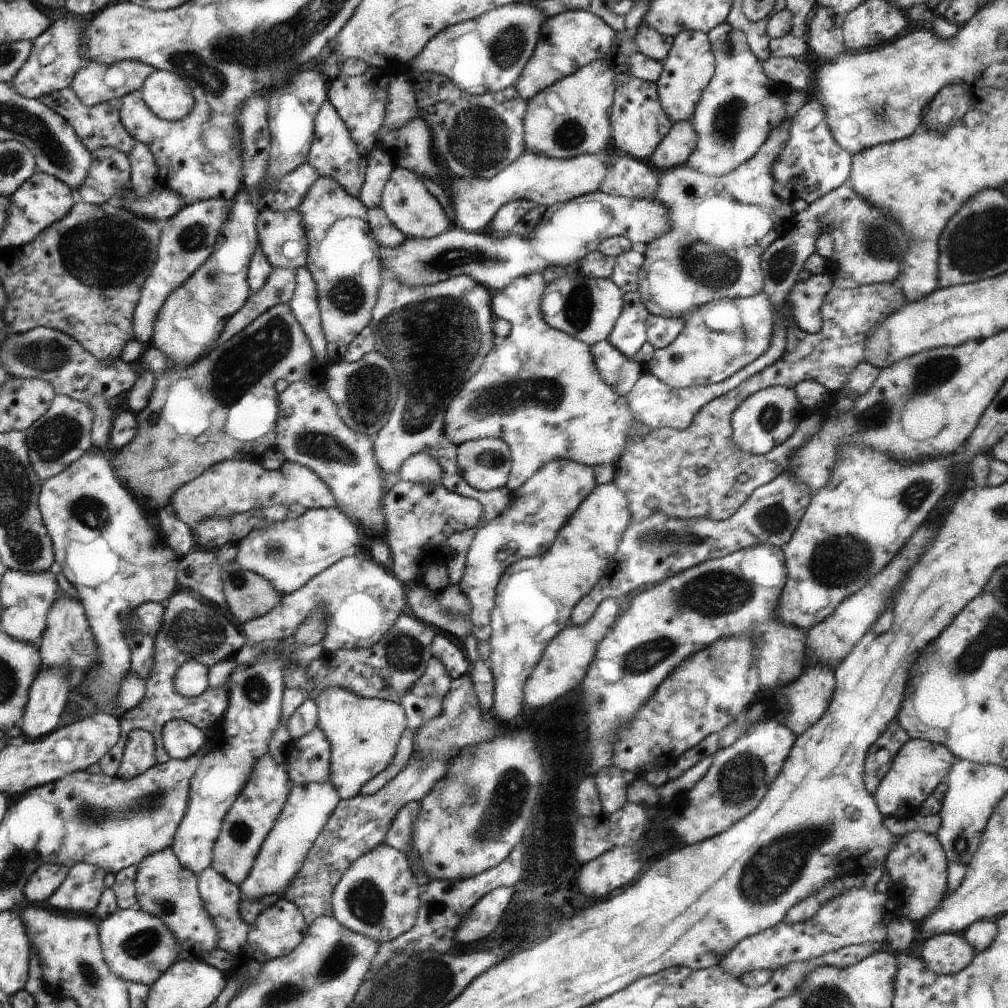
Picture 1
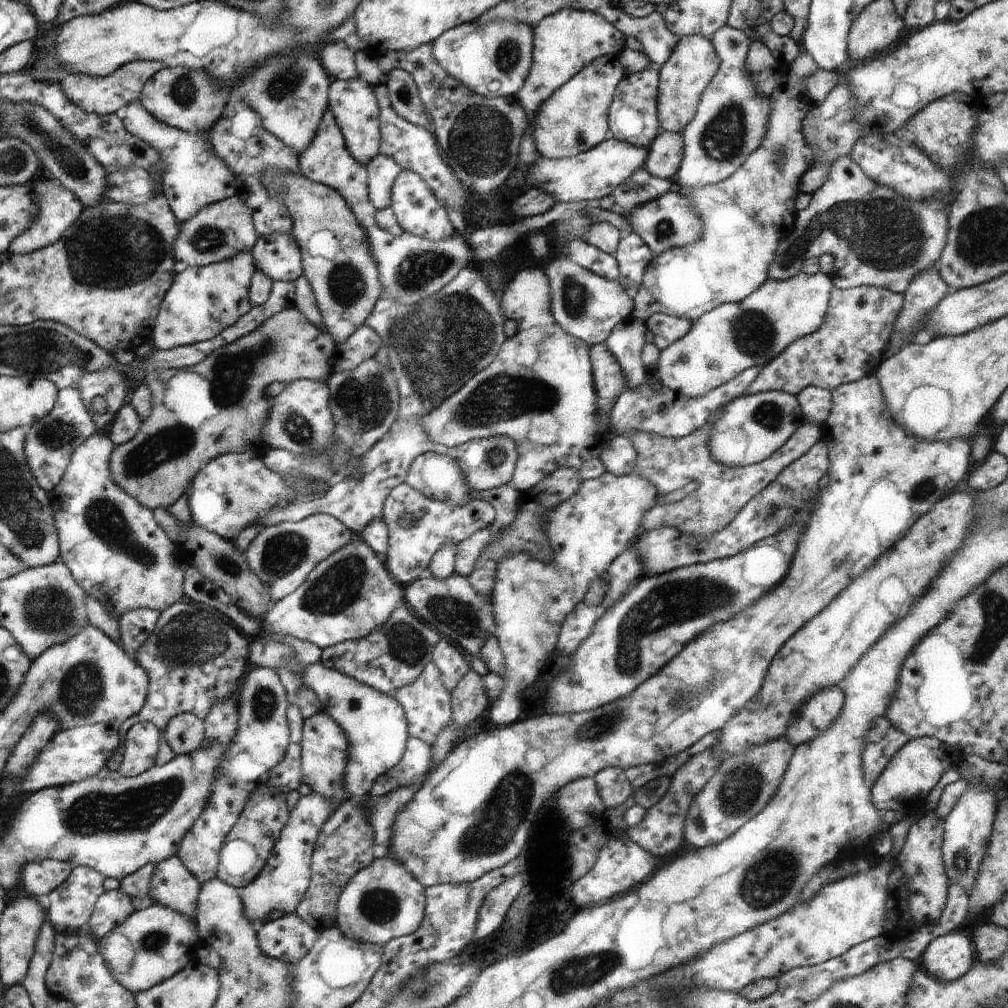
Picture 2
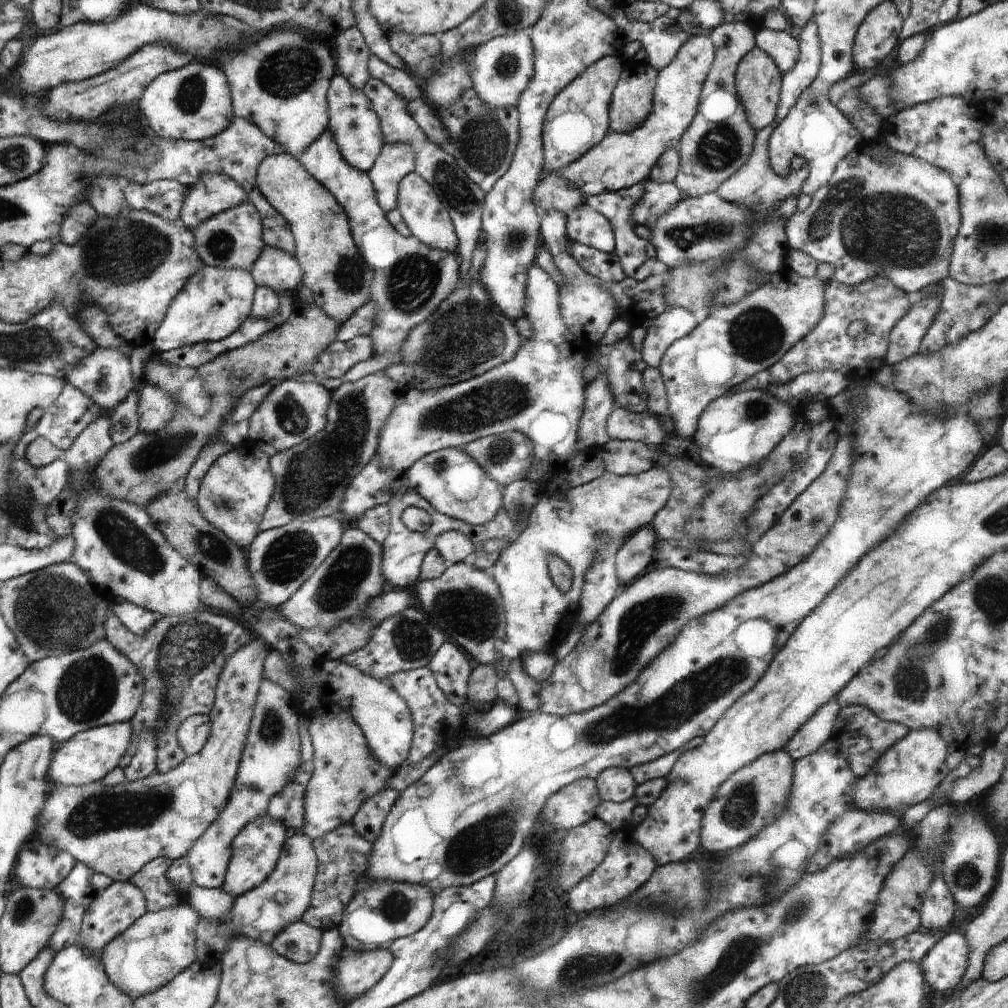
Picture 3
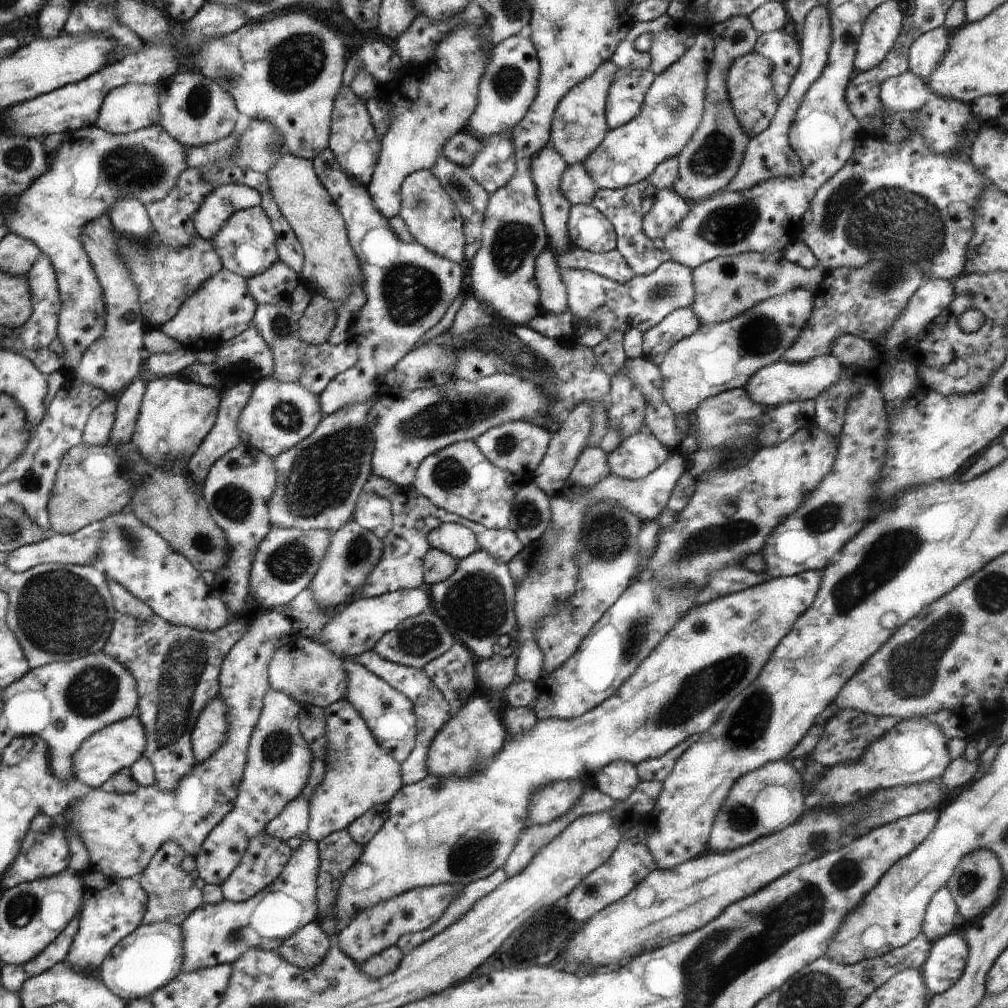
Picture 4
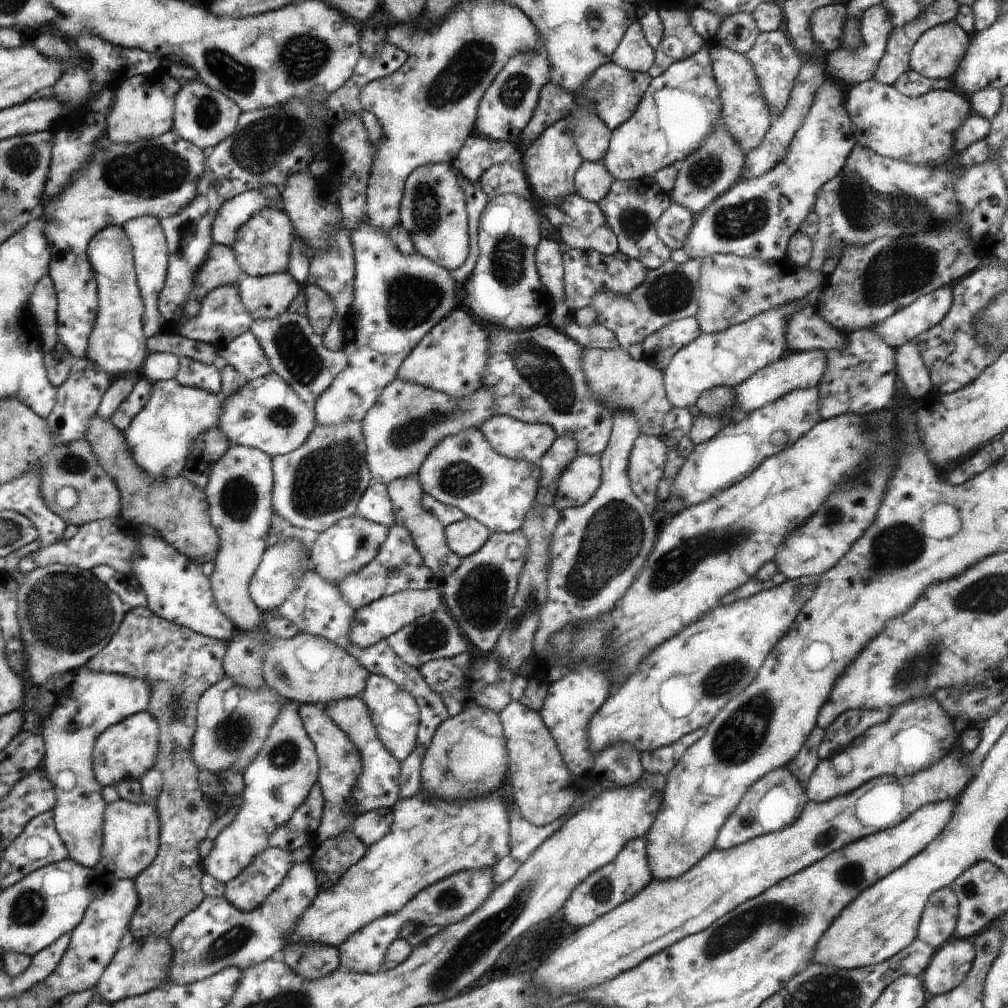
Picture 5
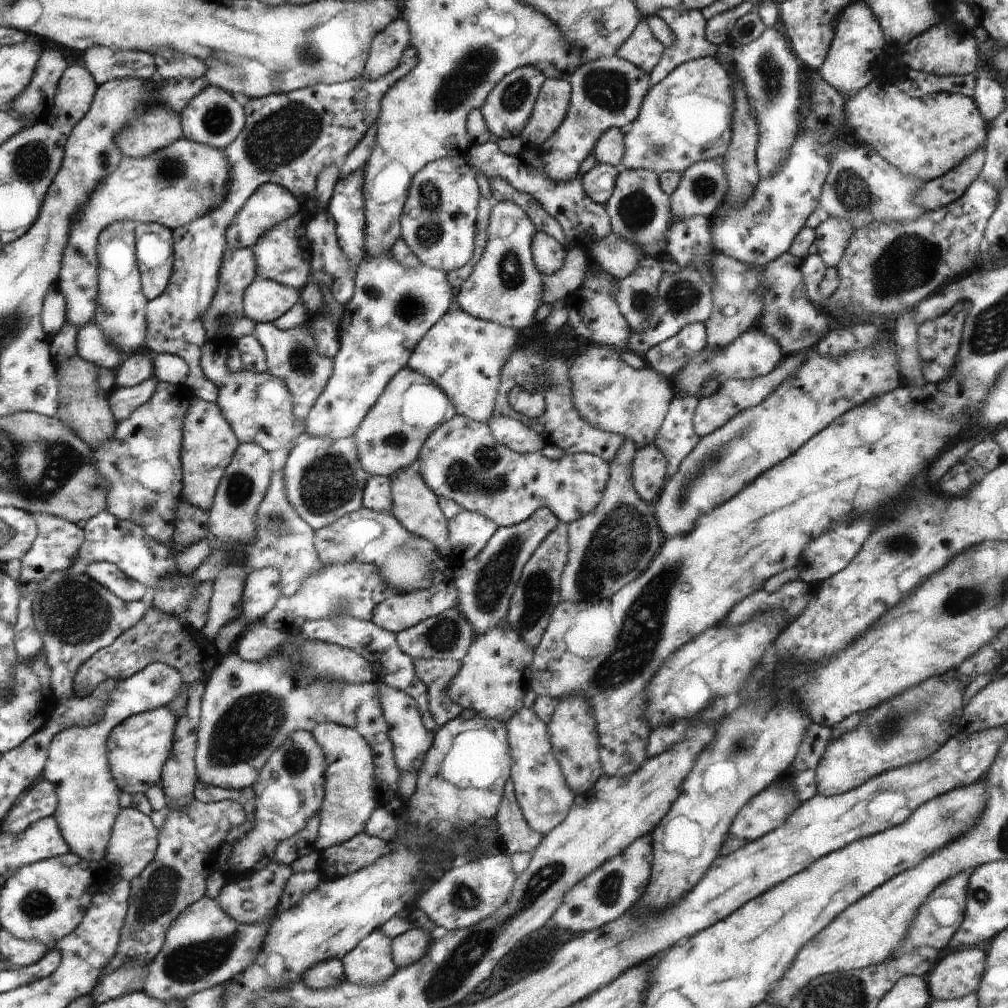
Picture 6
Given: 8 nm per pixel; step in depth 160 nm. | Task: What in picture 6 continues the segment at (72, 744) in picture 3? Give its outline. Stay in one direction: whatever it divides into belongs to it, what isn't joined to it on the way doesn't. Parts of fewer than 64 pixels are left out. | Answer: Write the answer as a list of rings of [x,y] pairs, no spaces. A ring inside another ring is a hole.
[[[160,707],[127,718],[124,726],[112,734],[107,750],[112,750],[111,770],[116,770],[116,782],[120,782],[121,791],[142,794],[162,781],[164,766],[173,750],[178,718],[168,707]]]

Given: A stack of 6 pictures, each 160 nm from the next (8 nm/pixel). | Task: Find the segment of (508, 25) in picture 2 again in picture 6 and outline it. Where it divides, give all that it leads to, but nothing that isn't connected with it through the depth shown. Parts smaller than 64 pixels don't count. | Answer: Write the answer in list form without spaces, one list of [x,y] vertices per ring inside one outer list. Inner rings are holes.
[[[526,65],[508,73],[495,86],[485,104],[480,108],[493,139],[499,140],[520,136],[520,132],[522,132],[524,125],[532,114],[533,104],[546,79],[547,77],[539,67]]]

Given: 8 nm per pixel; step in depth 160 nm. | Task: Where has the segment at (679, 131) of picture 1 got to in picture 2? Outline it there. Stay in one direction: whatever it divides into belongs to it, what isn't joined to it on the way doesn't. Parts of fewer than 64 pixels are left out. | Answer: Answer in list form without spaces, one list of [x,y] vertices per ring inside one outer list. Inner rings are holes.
[[[661,131],[651,143],[644,167],[649,174],[676,182],[684,158],[684,136],[680,132]]]

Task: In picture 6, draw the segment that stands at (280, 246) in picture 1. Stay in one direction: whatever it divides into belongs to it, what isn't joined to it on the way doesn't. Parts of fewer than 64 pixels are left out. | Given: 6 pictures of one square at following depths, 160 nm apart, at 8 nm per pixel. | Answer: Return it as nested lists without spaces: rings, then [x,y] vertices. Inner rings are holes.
[[[256,278],[243,298],[244,316],[257,323],[272,323],[298,302],[298,292],[270,279]]]

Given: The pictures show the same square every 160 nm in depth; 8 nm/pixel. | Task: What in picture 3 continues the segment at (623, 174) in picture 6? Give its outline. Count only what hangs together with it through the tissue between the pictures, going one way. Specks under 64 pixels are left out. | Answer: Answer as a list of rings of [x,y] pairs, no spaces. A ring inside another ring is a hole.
[[[643,182],[633,184],[617,191],[604,191],[586,198],[586,204],[602,213],[610,222],[615,236],[615,253],[620,259],[624,274],[634,280],[643,281],[652,275],[652,266],[657,260],[654,245],[648,239],[642,239],[634,231],[636,223],[633,217],[634,205],[643,197]]]

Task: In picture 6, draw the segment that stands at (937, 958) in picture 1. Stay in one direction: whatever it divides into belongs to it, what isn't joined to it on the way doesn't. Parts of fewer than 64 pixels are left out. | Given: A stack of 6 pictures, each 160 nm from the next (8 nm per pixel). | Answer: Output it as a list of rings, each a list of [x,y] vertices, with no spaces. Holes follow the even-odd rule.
[[[977,947],[940,958],[925,977],[932,999],[949,1001],[976,993],[986,970],[987,953]]]

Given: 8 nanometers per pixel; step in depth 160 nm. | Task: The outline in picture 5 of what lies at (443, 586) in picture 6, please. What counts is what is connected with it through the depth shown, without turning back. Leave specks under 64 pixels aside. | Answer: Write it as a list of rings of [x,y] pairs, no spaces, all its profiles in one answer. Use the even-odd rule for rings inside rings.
[[[440,589],[429,590],[402,590],[400,593],[384,596],[379,601],[372,602],[363,608],[358,608],[350,626],[350,640],[354,646],[360,648],[368,648],[374,646],[378,642],[385,640],[390,634],[395,634],[406,624],[410,624],[412,620],[416,620],[418,616],[431,614],[437,609],[443,607]]]

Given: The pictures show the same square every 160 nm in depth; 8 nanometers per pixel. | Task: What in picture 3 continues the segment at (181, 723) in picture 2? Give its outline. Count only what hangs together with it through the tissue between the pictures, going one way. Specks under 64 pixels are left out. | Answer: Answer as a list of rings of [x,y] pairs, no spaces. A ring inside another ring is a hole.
[[[209,715],[188,717],[177,731],[177,738],[188,755],[204,750],[211,736],[211,718]]]

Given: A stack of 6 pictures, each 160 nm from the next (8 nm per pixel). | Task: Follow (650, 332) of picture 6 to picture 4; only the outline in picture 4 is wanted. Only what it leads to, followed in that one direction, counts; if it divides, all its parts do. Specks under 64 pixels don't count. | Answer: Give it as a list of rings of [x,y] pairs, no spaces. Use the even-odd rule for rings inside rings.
[[[664,259],[647,275],[634,275],[631,281],[619,283],[587,270],[559,266],[560,278],[567,292],[567,305],[582,321],[591,319],[606,337],[616,331],[625,334],[630,329],[646,332],[676,309],[690,307],[695,297],[692,269]]]

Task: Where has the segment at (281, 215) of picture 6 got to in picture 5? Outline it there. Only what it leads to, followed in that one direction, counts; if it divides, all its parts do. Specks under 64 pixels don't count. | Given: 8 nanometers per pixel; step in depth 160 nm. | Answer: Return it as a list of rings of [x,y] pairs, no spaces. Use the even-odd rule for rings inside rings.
[[[258,189],[248,190],[224,202],[212,222],[214,242],[231,248],[240,226],[246,224],[254,214],[258,214],[264,208],[283,210],[284,204],[280,198],[270,202]]]

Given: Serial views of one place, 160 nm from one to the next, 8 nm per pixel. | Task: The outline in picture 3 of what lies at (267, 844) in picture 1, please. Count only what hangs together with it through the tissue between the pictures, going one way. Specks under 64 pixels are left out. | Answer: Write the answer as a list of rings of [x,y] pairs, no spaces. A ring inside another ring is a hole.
[[[294,833],[292,838],[286,838],[272,874],[242,897],[236,897],[231,913],[228,913],[225,919],[217,921],[201,918],[195,928],[195,954],[199,961],[206,961],[210,955],[218,954],[218,960],[222,962],[223,954],[227,952],[235,937],[246,937],[270,944],[284,929],[301,920],[310,906],[318,868],[312,841],[306,834]]]

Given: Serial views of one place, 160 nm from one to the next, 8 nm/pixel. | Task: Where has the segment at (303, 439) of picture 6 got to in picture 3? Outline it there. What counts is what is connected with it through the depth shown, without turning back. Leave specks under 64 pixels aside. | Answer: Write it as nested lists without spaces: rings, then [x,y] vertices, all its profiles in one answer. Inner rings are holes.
[[[382,372],[342,383],[331,393],[323,429],[299,445],[270,457],[276,490],[262,514],[258,525],[260,531],[275,529],[290,521],[330,517],[343,508],[351,482],[378,453],[383,426],[390,418],[398,396],[396,388],[396,384]]]

